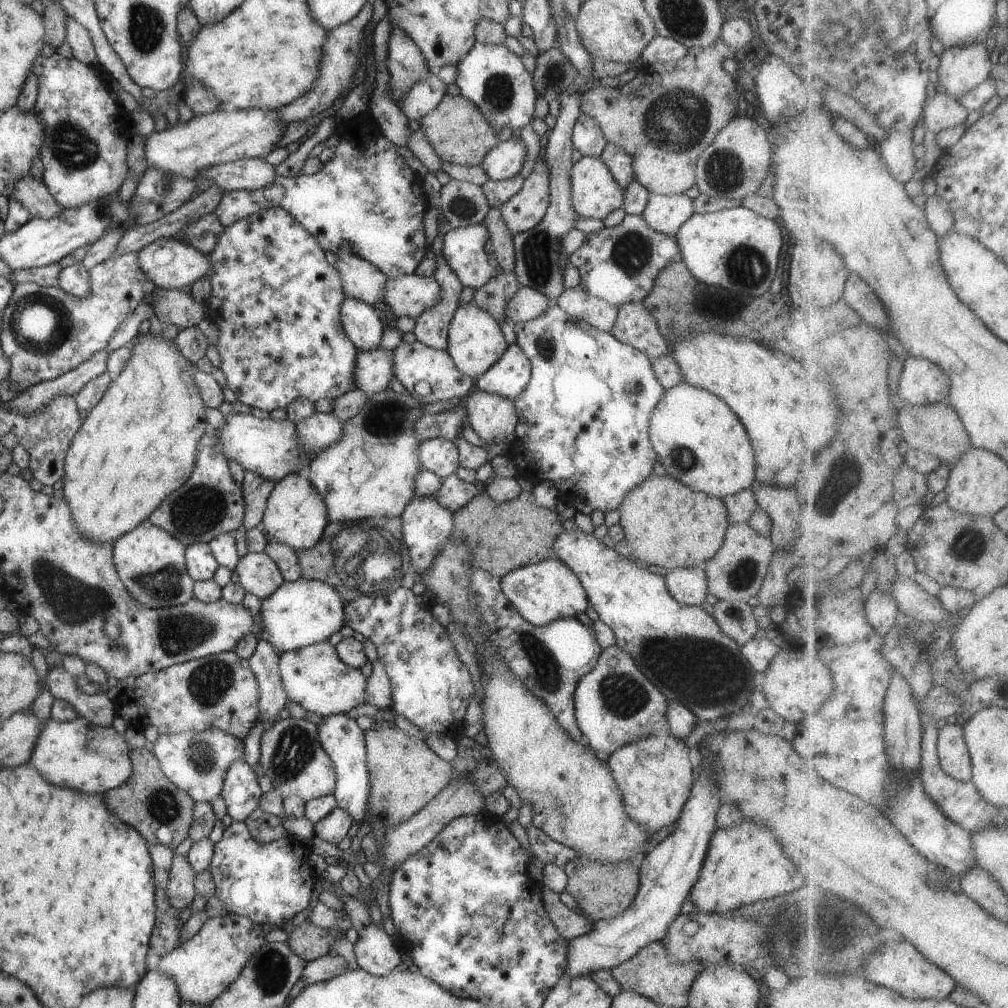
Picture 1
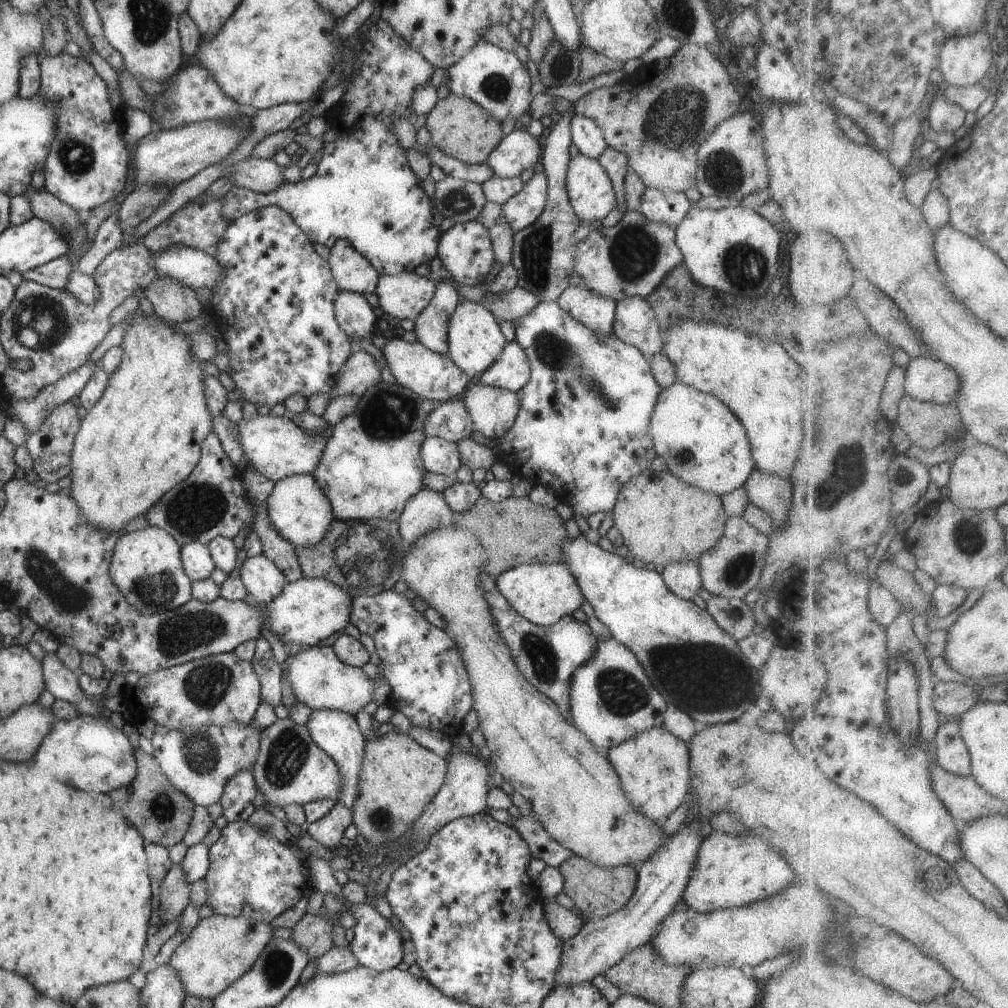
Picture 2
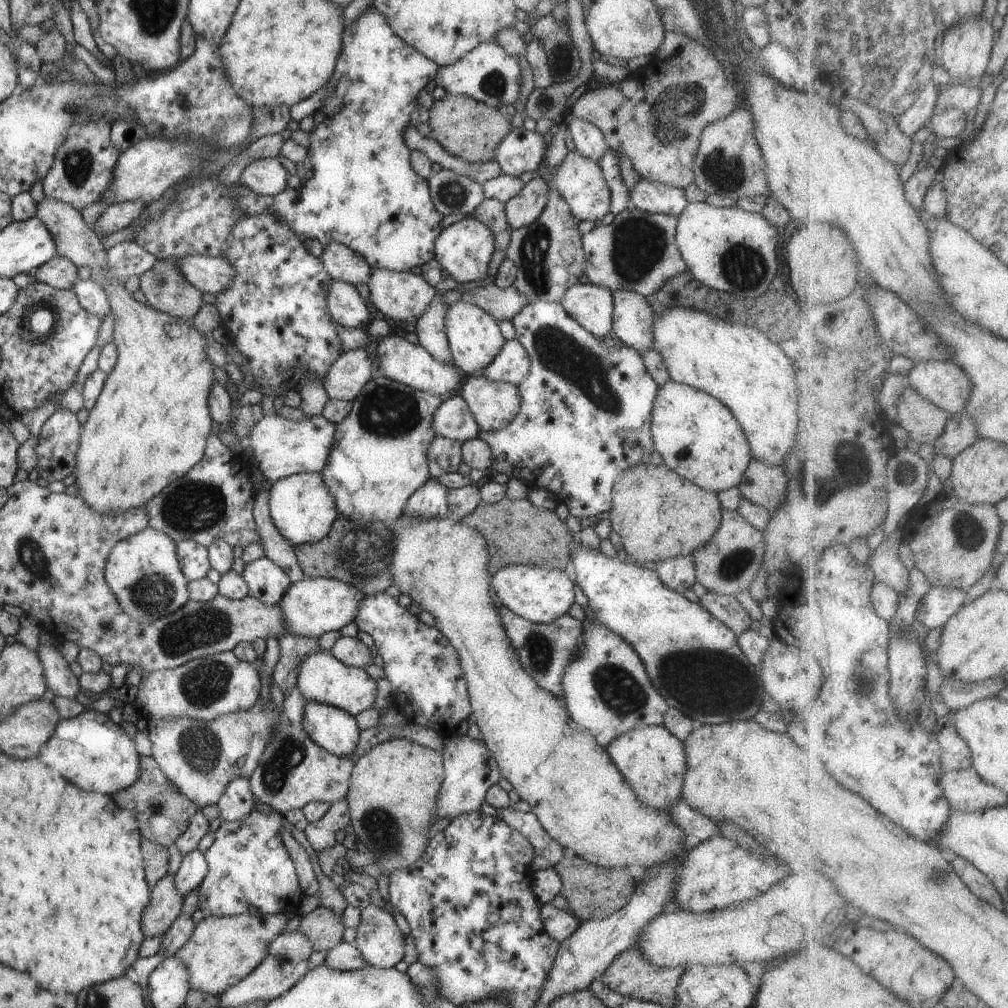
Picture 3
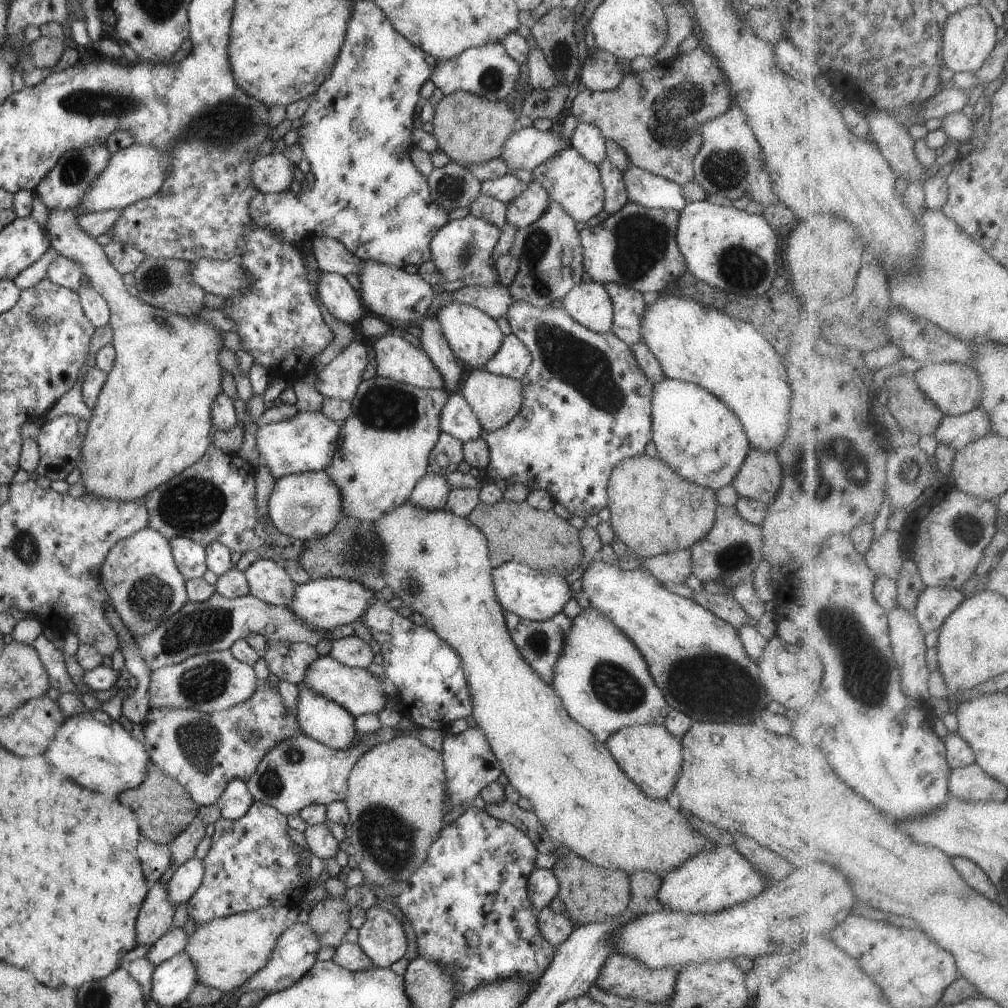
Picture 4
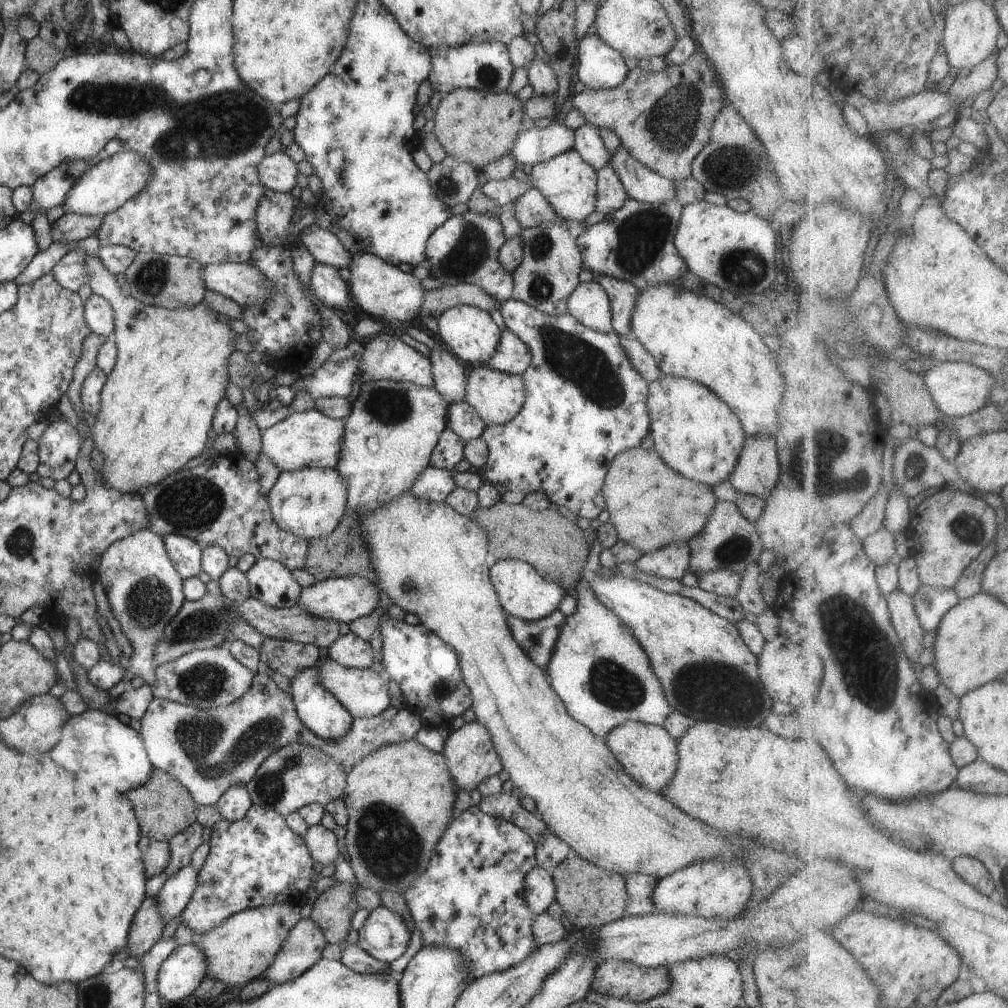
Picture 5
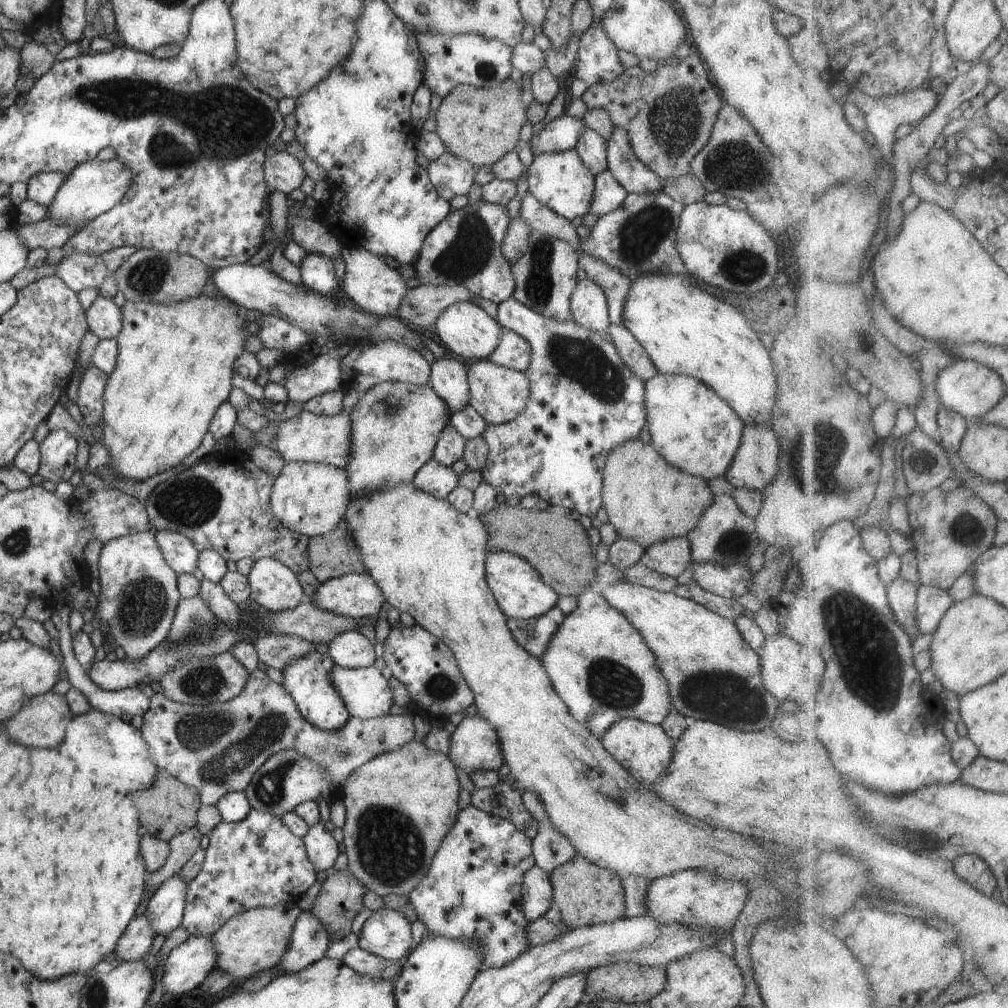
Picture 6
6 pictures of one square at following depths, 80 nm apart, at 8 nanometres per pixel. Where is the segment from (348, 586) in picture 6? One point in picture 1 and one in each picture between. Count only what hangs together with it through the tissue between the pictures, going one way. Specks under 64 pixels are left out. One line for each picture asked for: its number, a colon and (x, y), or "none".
1: (300, 613)
2: (308, 611)
3: (312, 607)
4: (324, 603)
5: (344, 599)

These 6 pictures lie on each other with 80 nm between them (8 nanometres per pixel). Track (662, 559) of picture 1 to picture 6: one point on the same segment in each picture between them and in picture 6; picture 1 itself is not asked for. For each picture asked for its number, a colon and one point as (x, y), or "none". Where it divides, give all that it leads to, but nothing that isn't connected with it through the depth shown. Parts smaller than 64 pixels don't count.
2: (662, 519)
3: (658, 515)
4: (653, 510)
5: (650, 505)
6: (647, 500)

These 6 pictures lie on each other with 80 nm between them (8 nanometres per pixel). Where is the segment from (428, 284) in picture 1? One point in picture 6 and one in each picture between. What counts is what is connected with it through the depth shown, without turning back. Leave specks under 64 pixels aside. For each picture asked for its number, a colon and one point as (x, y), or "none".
2: (403, 296)
3: (404, 296)
4: (390, 293)
5: (379, 289)
6: (370, 283)

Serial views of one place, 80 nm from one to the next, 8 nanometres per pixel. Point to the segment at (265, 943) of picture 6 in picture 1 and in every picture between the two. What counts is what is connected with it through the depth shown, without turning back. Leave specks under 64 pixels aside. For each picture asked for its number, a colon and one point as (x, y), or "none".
1: (204, 966)
2: (219, 950)
3: (221, 951)
4: (227, 951)
5: (240, 949)

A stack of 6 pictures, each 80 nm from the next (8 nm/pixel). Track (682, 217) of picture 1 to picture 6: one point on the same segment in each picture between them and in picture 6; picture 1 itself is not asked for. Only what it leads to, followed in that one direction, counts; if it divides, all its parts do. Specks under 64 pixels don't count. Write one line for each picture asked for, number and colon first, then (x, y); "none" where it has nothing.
2: (670, 208)
3: (652, 197)
4: (648, 190)
5: (641, 183)
6: (622, 162)

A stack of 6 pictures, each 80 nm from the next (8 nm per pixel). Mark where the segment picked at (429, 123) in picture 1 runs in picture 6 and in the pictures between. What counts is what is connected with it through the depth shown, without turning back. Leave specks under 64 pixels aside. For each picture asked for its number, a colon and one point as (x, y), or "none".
2: (458, 127)
3: (467, 129)
4: (470, 129)
5: (475, 127)
6: (481, 124)

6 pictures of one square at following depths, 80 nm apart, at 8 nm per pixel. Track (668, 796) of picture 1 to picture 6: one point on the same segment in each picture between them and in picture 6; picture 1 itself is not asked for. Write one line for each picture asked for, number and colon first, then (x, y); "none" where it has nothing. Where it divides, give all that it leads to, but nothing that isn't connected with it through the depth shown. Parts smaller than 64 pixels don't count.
2: (653, 766)
3: (652, 760)
4: (651, 757)
5: (648, 753)
6: (645, 750)

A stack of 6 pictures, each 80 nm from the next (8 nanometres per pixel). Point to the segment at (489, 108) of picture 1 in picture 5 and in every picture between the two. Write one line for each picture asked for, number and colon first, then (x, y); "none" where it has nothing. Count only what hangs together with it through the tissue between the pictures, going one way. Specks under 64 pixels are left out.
2: (495, 79)
3: (488, 74)
4: (489, 71)
5: (486, 66)

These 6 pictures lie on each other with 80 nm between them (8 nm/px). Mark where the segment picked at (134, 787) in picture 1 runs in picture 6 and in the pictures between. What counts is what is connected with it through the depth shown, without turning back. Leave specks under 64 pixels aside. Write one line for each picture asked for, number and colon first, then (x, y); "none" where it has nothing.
2: (161, 814)
3: (163, 812)
4: (164, 807)
5: (165, 807)
6: (169, 807)

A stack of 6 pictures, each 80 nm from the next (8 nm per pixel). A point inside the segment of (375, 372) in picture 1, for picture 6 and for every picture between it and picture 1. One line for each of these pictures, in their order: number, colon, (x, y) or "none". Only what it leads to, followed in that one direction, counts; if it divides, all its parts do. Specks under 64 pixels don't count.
2: (360, 372)
3: (350, 373)
4: (339, 379)
5: (335, 378)
6: (323, 374)

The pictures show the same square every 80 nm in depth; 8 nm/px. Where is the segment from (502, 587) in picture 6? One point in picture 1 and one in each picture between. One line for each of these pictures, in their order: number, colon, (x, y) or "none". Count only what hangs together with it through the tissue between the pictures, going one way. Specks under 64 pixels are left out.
1: (543, 592)
2: (543, 593)
3: (540, 595)
4: (532, 595)
5: (523, 593)

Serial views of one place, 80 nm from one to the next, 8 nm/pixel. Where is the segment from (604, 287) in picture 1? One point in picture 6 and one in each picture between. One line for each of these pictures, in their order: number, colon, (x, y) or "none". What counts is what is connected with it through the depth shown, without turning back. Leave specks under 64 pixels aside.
2: (633, 257)
3: (637, 252)
4: (636, 247)
5: (635, 243)
6: (639, 235)

